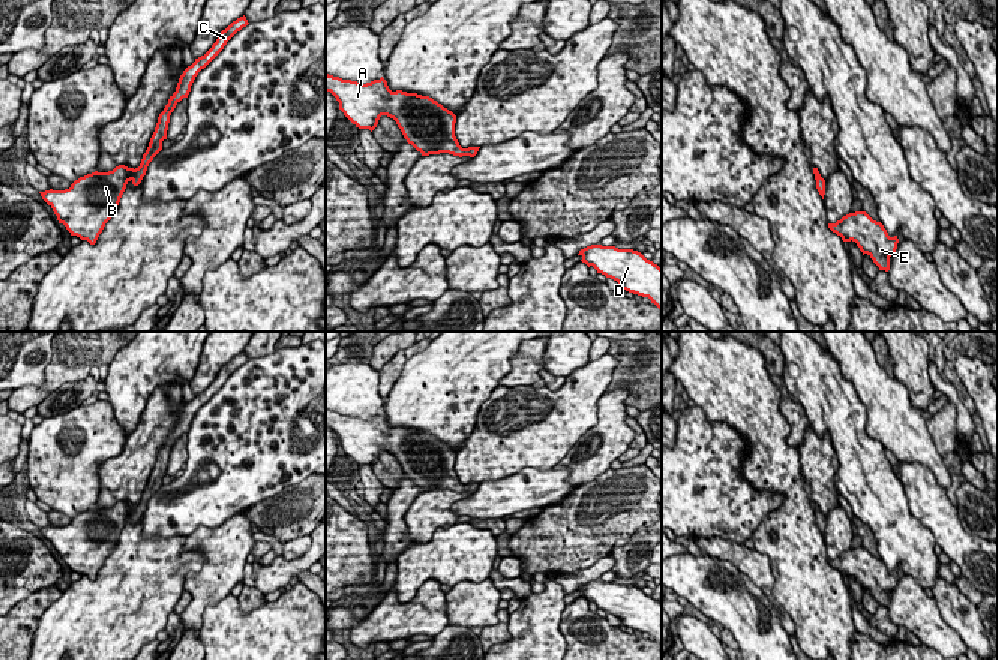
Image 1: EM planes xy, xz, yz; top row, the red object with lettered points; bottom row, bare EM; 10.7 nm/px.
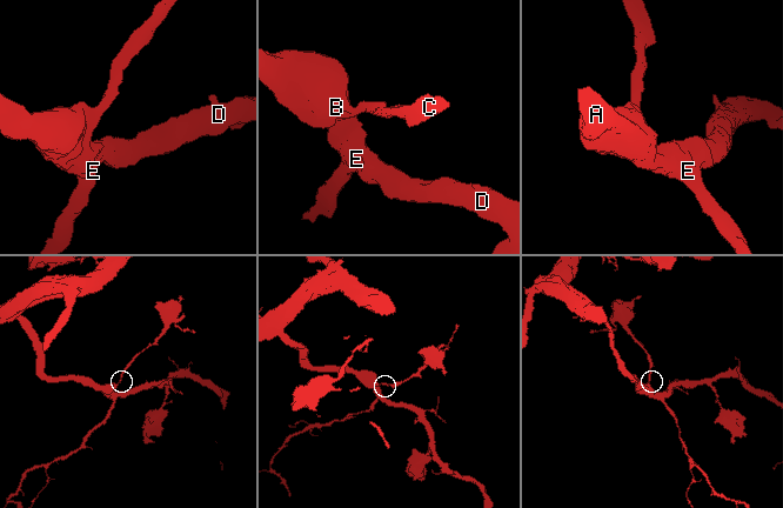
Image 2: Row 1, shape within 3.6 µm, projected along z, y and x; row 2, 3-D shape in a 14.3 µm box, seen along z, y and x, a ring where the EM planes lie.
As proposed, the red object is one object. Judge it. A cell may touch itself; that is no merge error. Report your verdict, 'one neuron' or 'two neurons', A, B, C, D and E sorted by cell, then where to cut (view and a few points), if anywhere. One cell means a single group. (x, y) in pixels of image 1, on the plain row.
one neuron | A B C D E | no cut

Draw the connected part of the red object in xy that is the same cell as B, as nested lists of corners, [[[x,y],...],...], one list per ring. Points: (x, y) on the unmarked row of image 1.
[[[246,352],[233,357],[221,368],[212,384],[188,402],[179,414],[176,428],[158,453],[155,468],[149,483],[143,490],[138,504],[125,501],[116,502],[108,508],[92,508],[75,516],[69,525],[39,528],[42,536],[53,544],[59,560],[63,560],[71,572],[87,576],[95,580],[105,560],[113,554],[120,534],[131,518],[138,522],[146,512],[149,500],[162,486],[162,477],[167,476],[170,452],[176,441],[188,434],[191,422],[201,405],[204,405],[227,381],[227,378],[249,358]]]

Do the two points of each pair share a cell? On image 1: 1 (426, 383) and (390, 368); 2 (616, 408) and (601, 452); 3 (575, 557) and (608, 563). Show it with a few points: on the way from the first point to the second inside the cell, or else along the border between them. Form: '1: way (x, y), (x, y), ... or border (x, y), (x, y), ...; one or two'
1: border (407, 359), (384, 399); two
2: way (611, 419), (611, 435), (605, 441); one
3: border (608, 555), (584, 569), (565, 573); two

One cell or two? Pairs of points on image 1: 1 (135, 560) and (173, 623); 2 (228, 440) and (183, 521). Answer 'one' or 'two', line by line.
1: two
2: one

